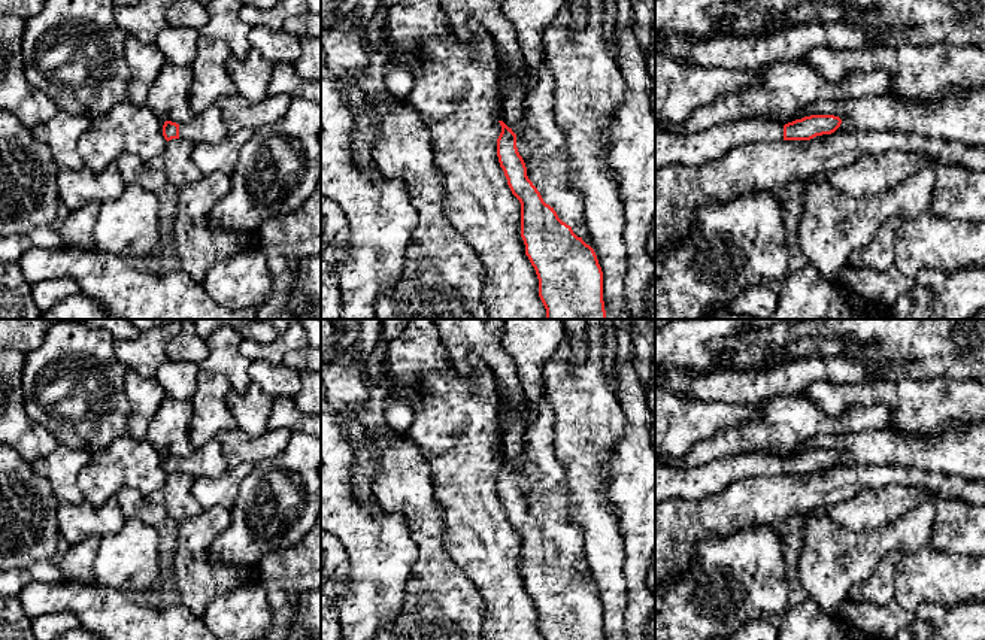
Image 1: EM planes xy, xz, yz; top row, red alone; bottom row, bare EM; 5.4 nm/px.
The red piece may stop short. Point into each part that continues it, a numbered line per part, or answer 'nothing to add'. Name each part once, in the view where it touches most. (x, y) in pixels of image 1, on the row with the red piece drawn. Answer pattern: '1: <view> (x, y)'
1: xz (542, 145)

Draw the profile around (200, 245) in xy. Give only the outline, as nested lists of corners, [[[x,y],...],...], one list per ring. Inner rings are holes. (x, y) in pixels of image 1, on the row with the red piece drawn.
[[[213,173],[178,189],[173,240],[182,270],[197,283],[203,283],[216,263],[260,248],[258,234],[248,236],[210,224],[212,207],[230,192],[230,188],[230,175]]]

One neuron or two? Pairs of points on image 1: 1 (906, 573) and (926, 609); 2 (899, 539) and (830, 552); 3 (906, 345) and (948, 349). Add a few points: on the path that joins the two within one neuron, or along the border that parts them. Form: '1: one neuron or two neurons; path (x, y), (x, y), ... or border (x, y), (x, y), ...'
1: two neurons; border (958, 601), (951, 606), (921, 603), (914, 610)
2: one neuron; path (882, 540), (864, 549), (846, 549)
3: one neuron; path (917, 345), (937, 348)

